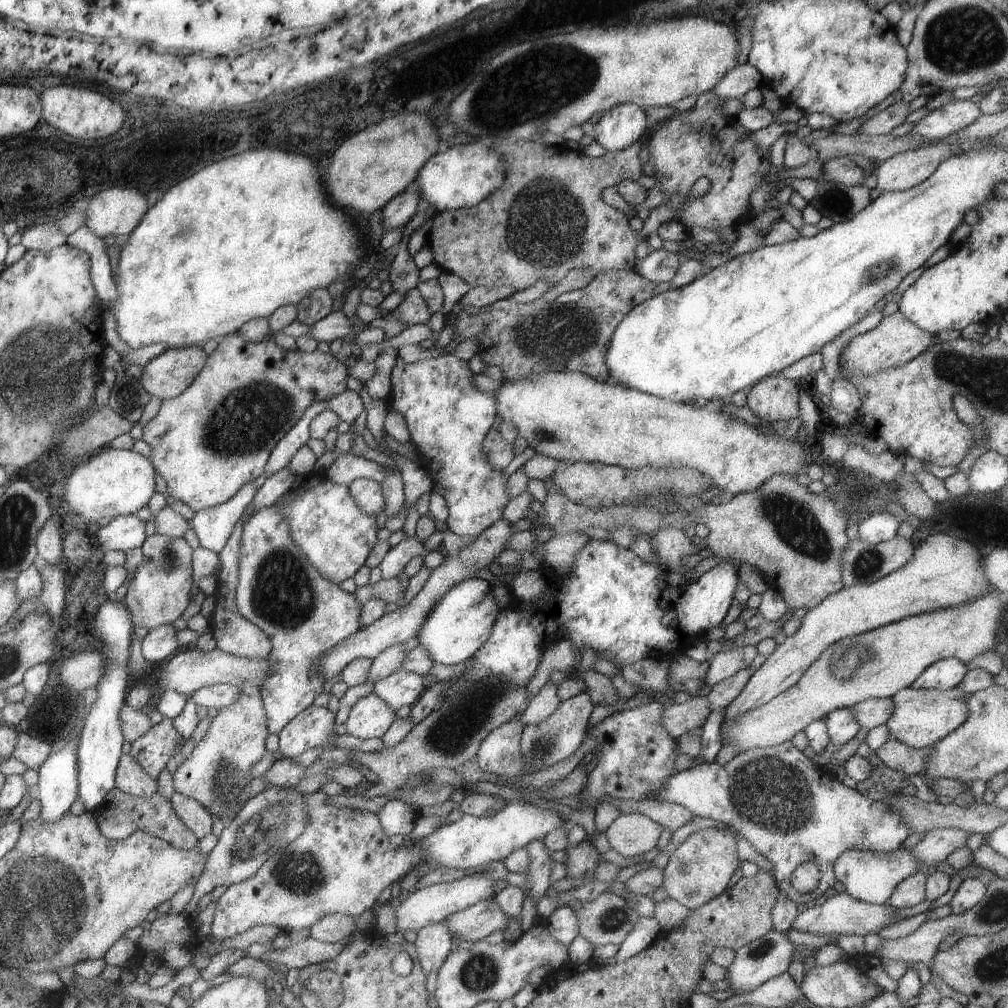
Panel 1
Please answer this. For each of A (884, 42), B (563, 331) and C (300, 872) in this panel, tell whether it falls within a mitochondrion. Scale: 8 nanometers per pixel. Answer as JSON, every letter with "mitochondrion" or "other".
{"A":"other","B":"mitochondrion","C":"mitochondrion"}

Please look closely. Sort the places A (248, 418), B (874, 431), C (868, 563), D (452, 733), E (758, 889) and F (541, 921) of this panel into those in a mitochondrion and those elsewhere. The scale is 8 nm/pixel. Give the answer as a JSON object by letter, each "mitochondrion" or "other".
{"A":"mitochondrion","B":"other","C":"mitochondrion","D":"mitochondrion","E":"other","F":"other"}

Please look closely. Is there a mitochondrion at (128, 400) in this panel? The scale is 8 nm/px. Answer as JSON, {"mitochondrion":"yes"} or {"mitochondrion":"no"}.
{"mitochondrion":"yes"}

